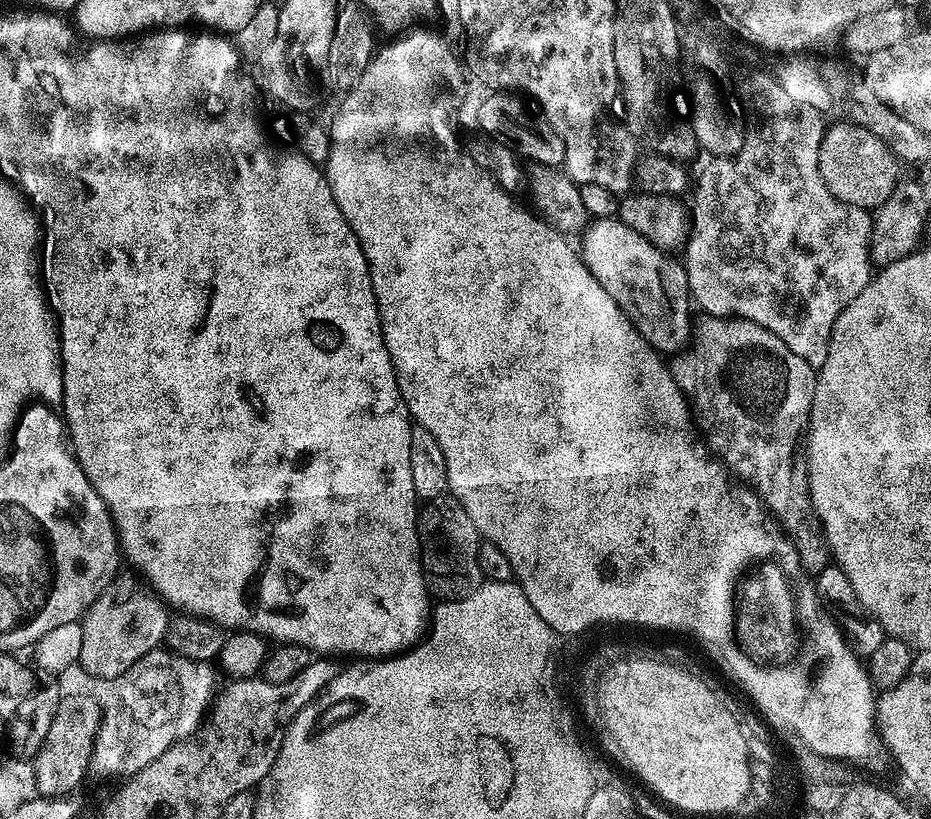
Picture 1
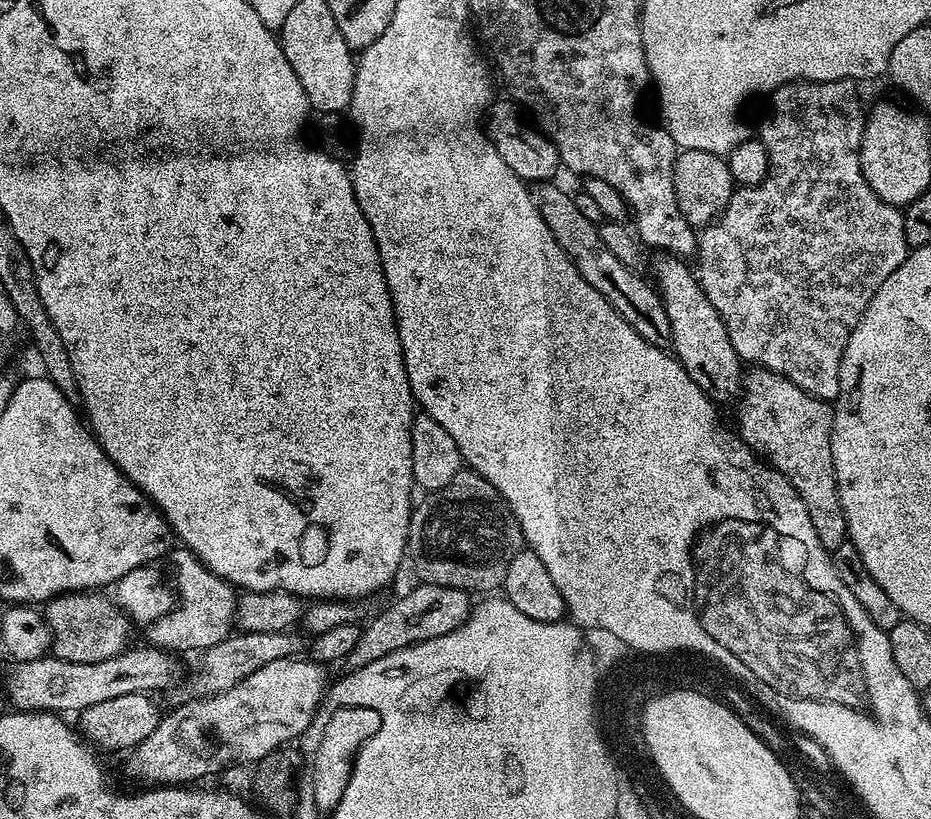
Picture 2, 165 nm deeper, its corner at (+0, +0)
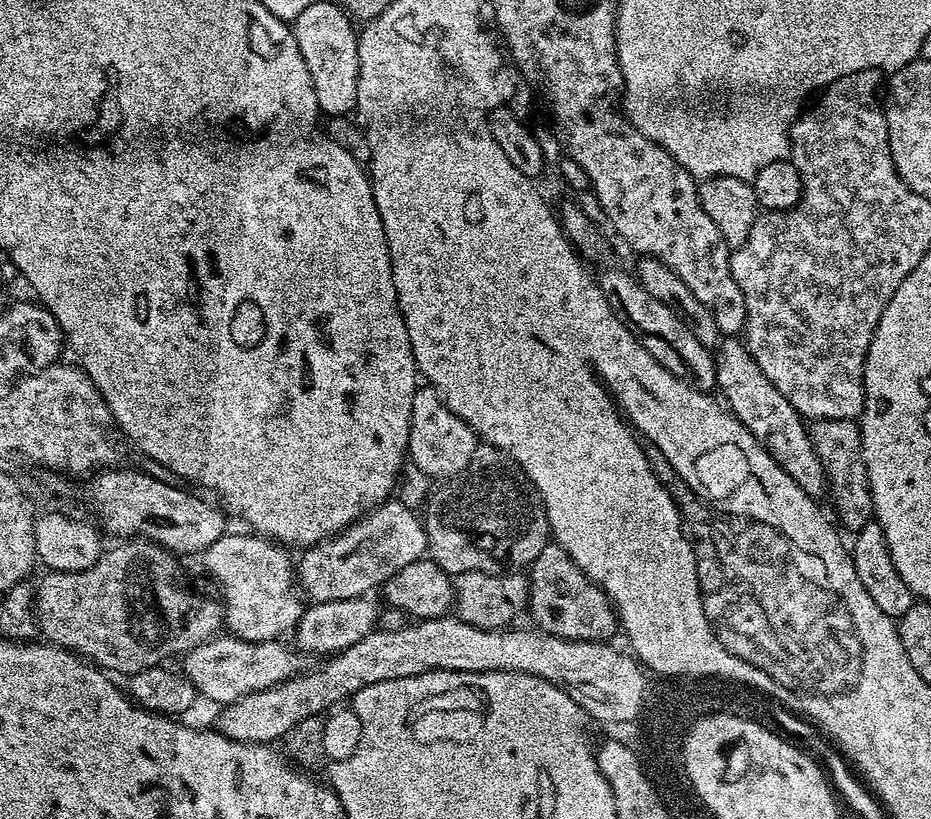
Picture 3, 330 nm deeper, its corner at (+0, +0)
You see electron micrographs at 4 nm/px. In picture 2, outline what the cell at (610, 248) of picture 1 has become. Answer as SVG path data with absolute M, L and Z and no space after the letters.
M671 254L657 257L652 264L651 279L670 318L671 351L688 371L690 378L694 378L694 382L698 382L701 390L713 401L728 400L732 395L735 397L742 388L742 361L730 342L727 326L722 322L718 310L710 306L710 298L706 298L695 271L687 268L684 265L687 263L681 257Z

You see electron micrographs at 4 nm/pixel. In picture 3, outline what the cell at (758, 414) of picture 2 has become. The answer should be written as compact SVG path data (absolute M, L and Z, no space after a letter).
M814 420L807 431L824 471L827 495L832 495L832 504L836 507L835 519L849 530L866 526L873 519L872 495L860 453L859 423L856 420Z

